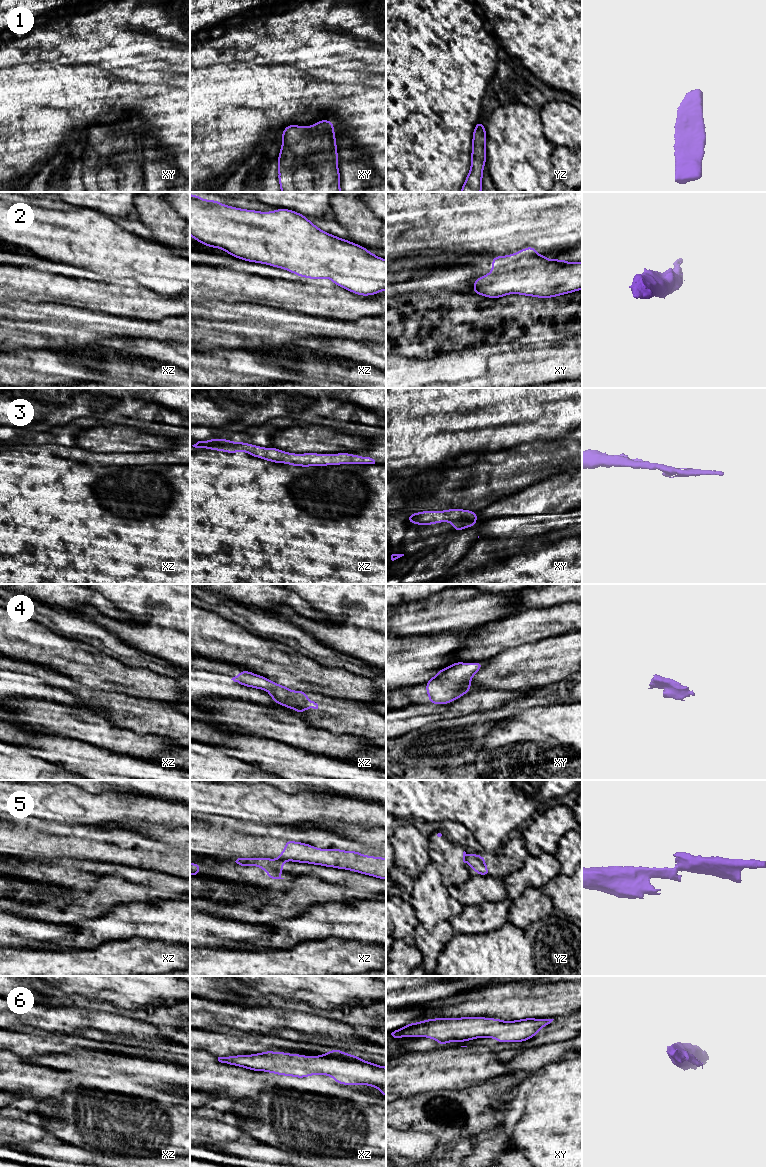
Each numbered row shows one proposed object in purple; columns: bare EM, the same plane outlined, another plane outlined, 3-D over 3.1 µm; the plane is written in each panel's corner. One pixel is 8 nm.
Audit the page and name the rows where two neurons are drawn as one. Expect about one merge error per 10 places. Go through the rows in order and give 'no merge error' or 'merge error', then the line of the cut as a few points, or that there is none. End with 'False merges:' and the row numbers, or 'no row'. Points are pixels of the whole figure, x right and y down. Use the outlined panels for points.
1: no merge error; cut none
2: no merge error; cut none
3: no merge error; cut none
4: no merge error; cut none
5: merge error; cut xz (277, 859), (282, 861)
6: no merge error; cut none
False merges: 5

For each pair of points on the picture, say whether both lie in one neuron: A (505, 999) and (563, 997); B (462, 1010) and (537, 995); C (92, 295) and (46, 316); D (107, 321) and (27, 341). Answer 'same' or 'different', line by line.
A: same
B: same
C: different
D: same

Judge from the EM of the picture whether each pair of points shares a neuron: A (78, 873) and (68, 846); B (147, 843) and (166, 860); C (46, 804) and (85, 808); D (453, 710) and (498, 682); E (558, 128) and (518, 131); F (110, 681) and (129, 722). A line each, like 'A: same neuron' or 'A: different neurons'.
A: different neurons
B: same neuron
C: same neuron
D: different neurons
E: different neurons
F: different neurons

